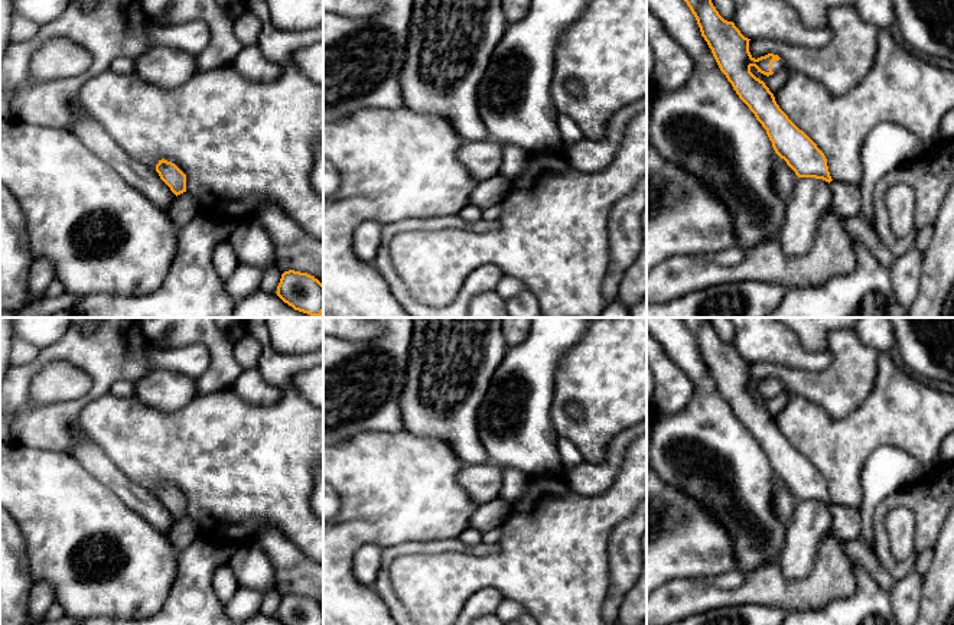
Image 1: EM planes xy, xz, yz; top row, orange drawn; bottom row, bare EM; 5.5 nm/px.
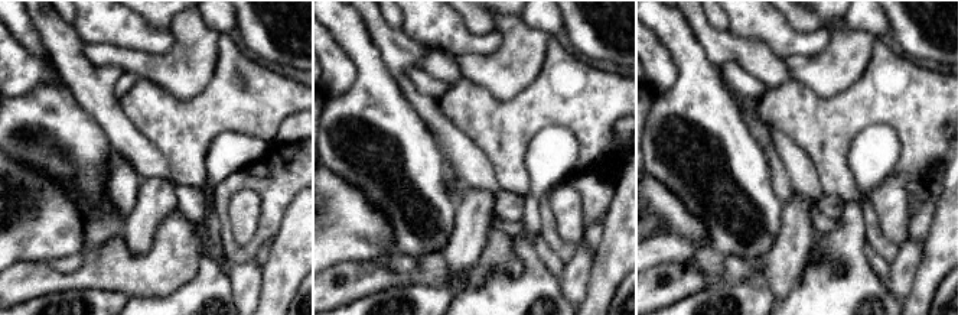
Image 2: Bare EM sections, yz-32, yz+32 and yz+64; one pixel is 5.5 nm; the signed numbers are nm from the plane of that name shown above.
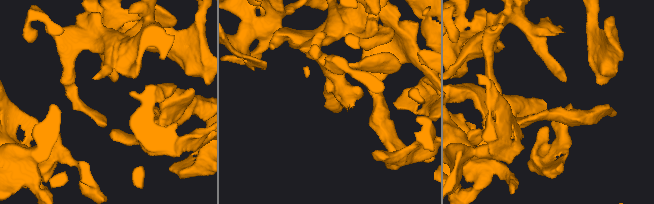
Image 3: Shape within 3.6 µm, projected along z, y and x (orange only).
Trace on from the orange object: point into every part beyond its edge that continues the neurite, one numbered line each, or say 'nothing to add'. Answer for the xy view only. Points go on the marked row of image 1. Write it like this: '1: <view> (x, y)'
nothing to add

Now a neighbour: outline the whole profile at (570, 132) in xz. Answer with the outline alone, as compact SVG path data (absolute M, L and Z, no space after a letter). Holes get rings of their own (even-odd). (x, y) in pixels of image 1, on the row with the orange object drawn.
M560 114L559 115L559 128L560 128L560 134L561 134L561 139L563 139L563 144L560 147L560 153L563 154L563 150L580 140L585 139L580 127L577 126L577 123L566 115L566 114Z

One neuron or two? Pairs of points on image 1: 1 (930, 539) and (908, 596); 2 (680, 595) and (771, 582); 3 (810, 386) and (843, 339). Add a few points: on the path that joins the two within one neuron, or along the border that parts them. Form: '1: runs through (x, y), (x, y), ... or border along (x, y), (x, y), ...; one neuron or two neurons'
1: border along (914, 569), (895, 582); two neurons
2: runs through (703, 596), (739, 596), (748, 592); one neuron
3: runs through (824, 381), (843, 363), (843, 354); one neuron

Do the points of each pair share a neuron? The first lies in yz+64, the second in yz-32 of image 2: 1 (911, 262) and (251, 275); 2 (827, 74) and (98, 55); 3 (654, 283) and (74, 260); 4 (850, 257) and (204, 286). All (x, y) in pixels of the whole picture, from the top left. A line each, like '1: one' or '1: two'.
1: one
2: one
3: two
4: one

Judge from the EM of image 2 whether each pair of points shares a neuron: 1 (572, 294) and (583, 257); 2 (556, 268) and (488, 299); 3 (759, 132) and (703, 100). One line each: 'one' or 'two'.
1: one
2: two
3: two

